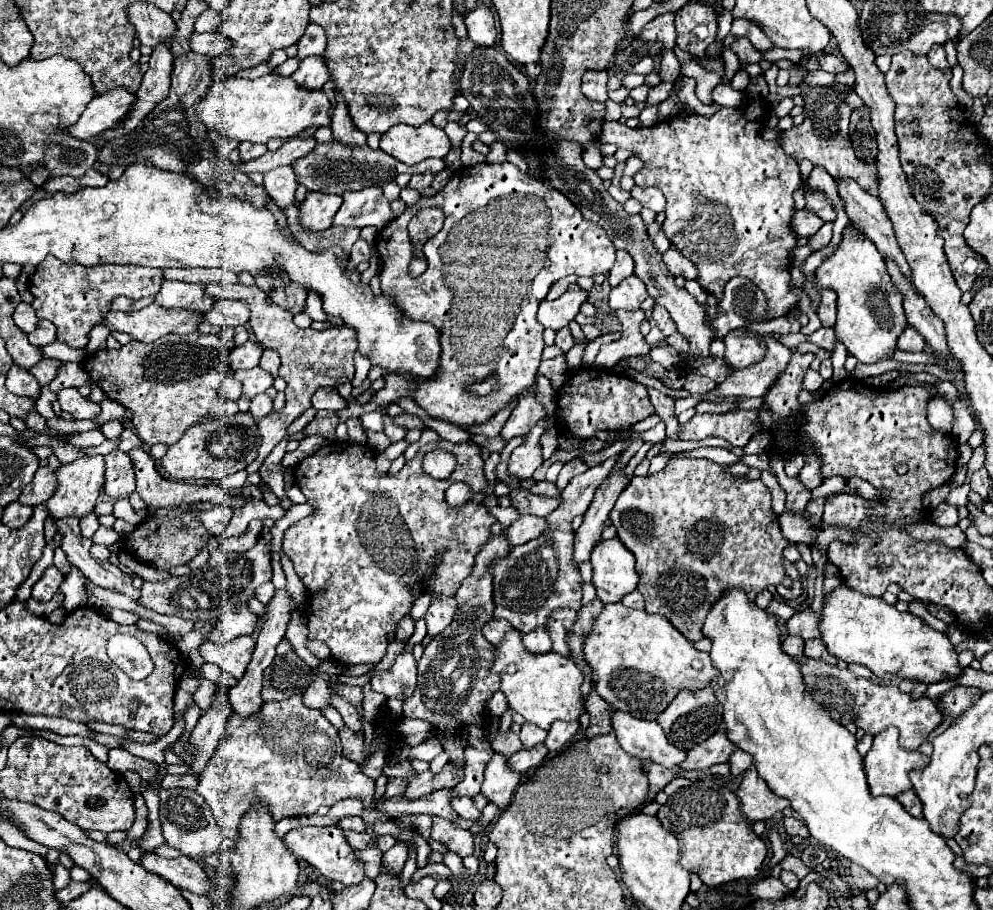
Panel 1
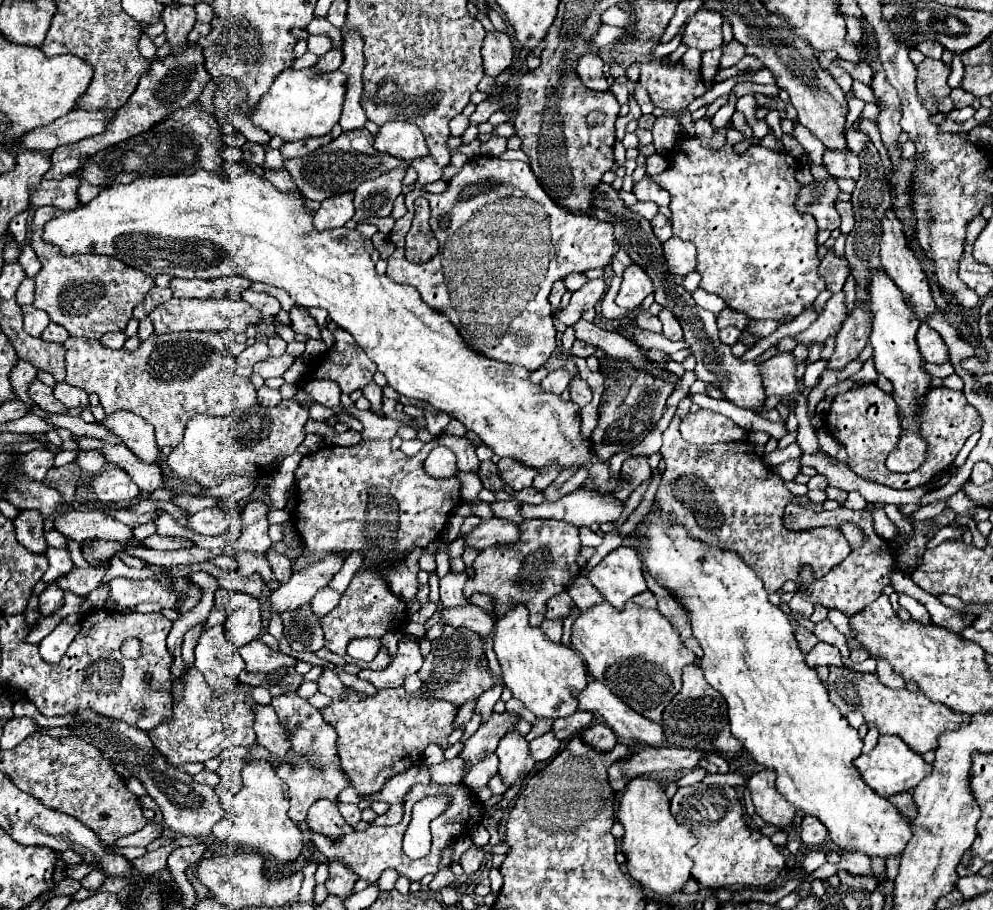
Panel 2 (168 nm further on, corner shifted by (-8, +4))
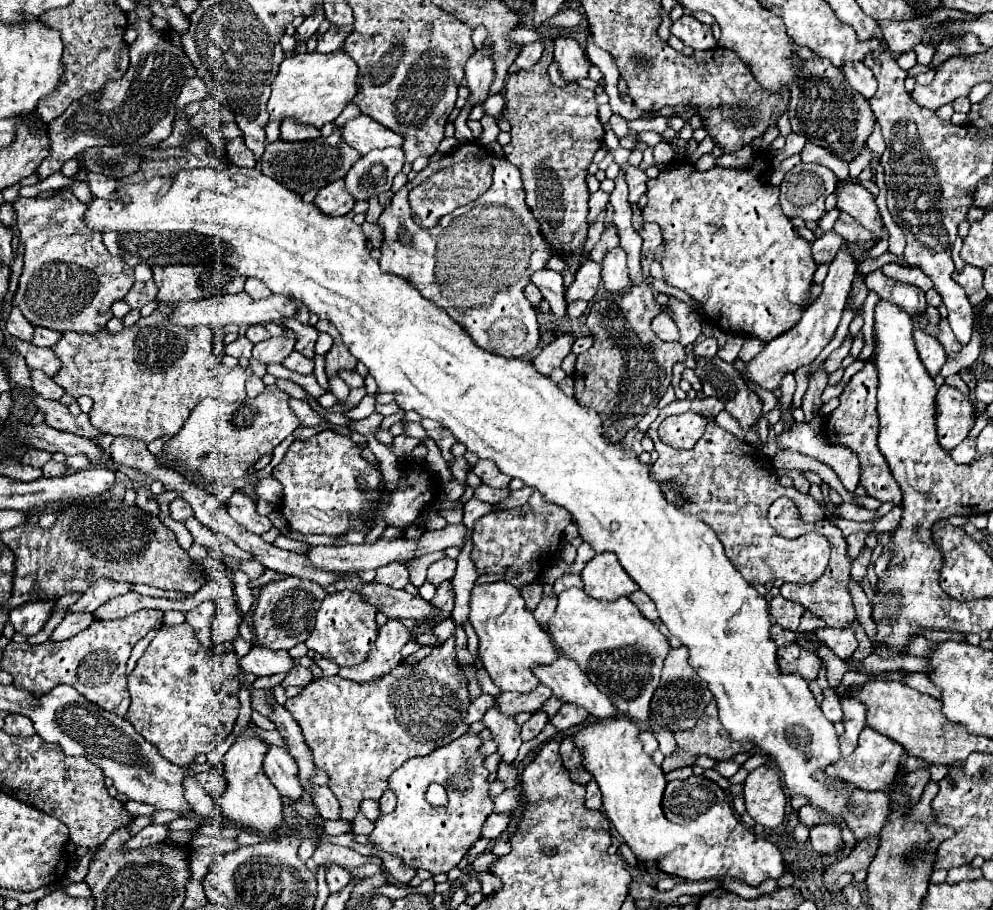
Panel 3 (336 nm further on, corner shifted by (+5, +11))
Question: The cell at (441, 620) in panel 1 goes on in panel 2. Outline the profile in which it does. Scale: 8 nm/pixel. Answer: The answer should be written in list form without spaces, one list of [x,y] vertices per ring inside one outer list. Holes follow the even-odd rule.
[[[447,572],[441,582],[441,604],[445,608],[453,608],[453,606],[467,606],[469,602],[463,596],[463,586],[467,582],[467,572]]]

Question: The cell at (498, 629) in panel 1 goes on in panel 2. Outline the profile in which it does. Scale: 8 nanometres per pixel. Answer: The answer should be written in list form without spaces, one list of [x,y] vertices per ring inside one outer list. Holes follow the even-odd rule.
[[[467,604],[465,608],[443,608],[439,616],[441,624],[447,624],[451,628],[469,628],[479,636],[487,636],[495,628],[495,620],[473,604]]]

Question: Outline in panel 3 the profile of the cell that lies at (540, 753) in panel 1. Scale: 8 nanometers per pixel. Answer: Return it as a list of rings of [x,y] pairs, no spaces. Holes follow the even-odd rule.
[[[532,713],[532,717],[522,725],[522,741],[534,739],[544,729],[546,723],[548,723],[548,715],[546,713]]]

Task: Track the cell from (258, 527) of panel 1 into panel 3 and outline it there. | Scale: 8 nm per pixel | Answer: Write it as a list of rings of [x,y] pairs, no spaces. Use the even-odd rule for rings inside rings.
[[[236,491],[236,493],[226,501],[226,505],[228,505],[230,517],[232,517],[236,523],[240,523],[244,529],[248,529],[248,531],[252,531],[252,533],[256,533],[256,535],[262,535],[264,531],[272,529],[270,519],[258,515],[256,504],[246,493]]]

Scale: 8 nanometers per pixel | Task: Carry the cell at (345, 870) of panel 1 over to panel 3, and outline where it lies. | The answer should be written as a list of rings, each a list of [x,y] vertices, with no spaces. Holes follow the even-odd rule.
[[[462,735],[460,739],[452,741],[450,745],[438,747],[426,757],[412,757],[408,759],[400,769],[396,769],[390,777],[390,789],[398,797],[398,805],[392,813],[380,815],[374,821],[374,829],[368,835],[368,843],[374,851],[384,851],[390,855],[396,855],[404,861],[404,865],[412,869],[428,869],[432,875],[436,873],[448,873],[454,865],[460,863],[460,859],[466,855],[466,851],[478,841],[482,823],[492,813],[492,799],[488,797],[488,769],[484,767],[484,757],[478,753],[478,745],[482,741],[476,735]],[[436,781],[440,785],[446,785],[448,803],[444,807],[432,807],[424,793],[426,787]]]

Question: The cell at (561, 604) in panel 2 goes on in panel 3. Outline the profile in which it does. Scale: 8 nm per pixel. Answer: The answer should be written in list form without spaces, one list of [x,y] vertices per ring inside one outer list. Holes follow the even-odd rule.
[[[530,583],[522,589],[522,597],[524,597],[525,606],[529,611],[534,611],[540,603],[540,599],[544,597],[542,593],[542,583]]]

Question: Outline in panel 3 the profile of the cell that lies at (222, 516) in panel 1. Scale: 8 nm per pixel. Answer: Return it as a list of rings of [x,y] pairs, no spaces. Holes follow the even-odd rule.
[[[176,497],[176,499],[170,503],[170,513],[172,513],[172,519],[174,519],[174,521],[180,521],[180,523],[186,523],[190,517],[194,517],[192,507],[190,507],[182,497]]]

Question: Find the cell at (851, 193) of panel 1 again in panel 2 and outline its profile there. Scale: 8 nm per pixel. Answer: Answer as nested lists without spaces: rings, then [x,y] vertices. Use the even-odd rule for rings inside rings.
[[[825,150],[823,152],[823,168],[835,178],[853,178],[853,180],[857,180],[859,170],[861,170],[861,162],[859,162],[859,156],[851,150],[849,152]]]

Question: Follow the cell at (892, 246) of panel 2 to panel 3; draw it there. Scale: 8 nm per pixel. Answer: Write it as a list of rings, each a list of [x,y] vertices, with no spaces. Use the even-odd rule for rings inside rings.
[[[854,179],[840,181],[836,191],[838,191],[838,209],[850,213],[876,239],[882,239],[884,223],[882,223],[882,215],[878,211],[878,205],[872,193],[864,189],[862,185],[854,183]]]

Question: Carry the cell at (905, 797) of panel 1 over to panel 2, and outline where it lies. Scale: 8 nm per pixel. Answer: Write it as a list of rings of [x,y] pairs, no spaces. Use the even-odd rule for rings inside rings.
[[[909,792],[891,796],[889,800],[891,800],[891,804],[897,806],[897,810],[901,812],[901,816],[907,816],[909,820],[913,820],[913,816],[917,816],[917,806],[913,804],[913,796]]]

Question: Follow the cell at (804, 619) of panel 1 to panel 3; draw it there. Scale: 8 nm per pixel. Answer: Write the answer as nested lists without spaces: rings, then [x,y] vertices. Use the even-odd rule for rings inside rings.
[[[822,627],[816,631],[816,635],[828,645],[834,649],[834,653],[842,659],[848,659],[852,657],[852,653],[856,651],[858,647],[858,641],[856,641],[856,633],[854,629],[830,629],[830,627]]]

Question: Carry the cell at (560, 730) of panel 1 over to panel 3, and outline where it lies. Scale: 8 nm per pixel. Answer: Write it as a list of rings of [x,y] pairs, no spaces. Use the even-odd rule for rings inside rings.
[[[564,703],[560,711],[554,717],[550,717],[550,725],[556,727],[558,731],[564,731],[582,723],[586,717],[588,717],[586,709],[580,709],[578,705],[572,705],[572,703]]]

